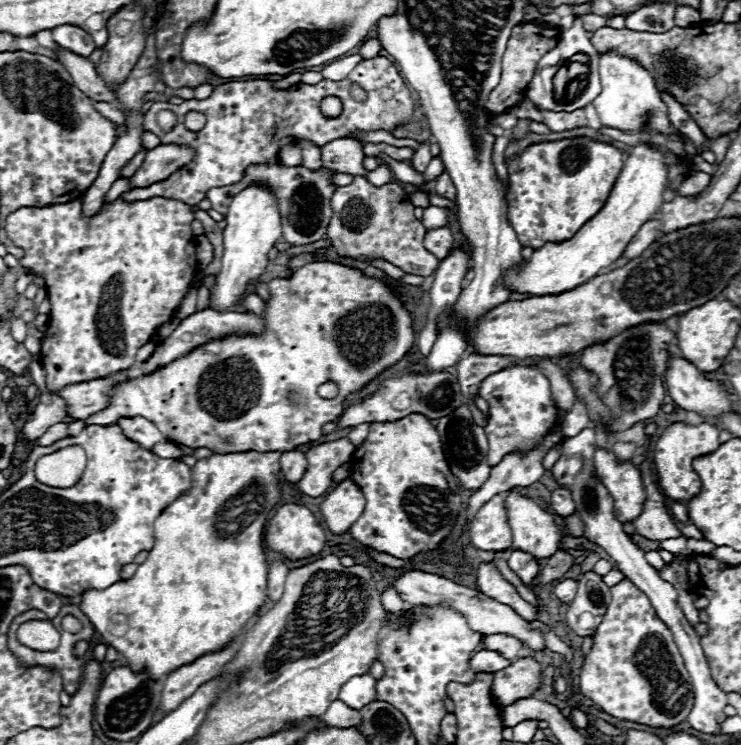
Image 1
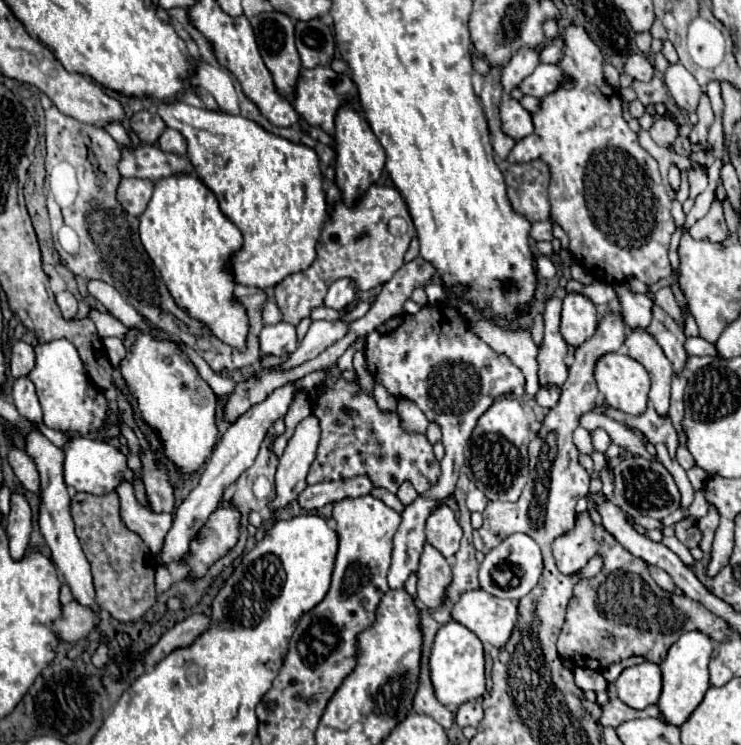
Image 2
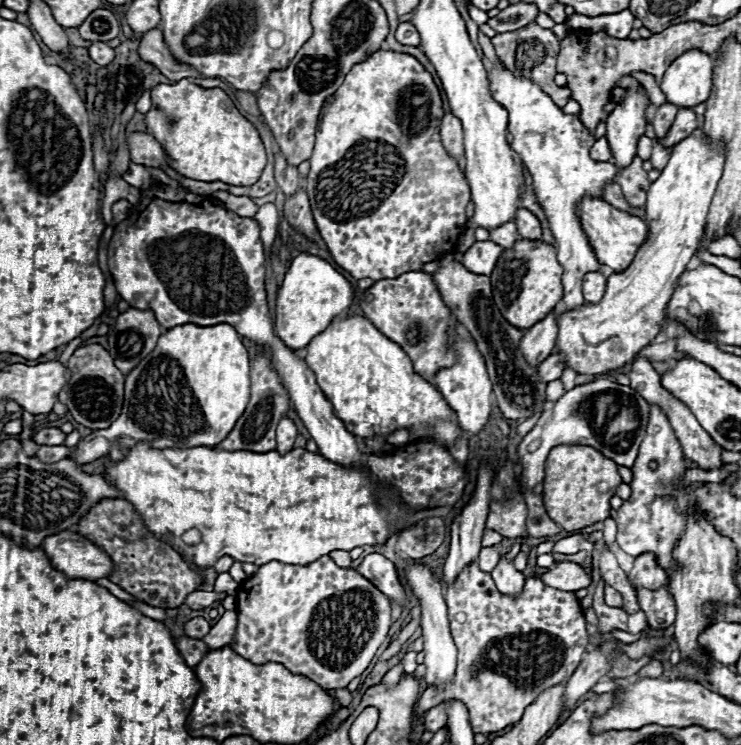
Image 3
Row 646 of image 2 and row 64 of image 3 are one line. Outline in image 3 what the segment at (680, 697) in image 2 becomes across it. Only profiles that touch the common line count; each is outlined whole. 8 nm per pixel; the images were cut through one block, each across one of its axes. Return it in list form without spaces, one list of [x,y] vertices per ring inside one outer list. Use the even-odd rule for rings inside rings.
[[[690,50],[678,56],[660,82],[666,100],[678,108],[694,108],[702,104],[712,90],[712,66],[714,60],[706,52]]]

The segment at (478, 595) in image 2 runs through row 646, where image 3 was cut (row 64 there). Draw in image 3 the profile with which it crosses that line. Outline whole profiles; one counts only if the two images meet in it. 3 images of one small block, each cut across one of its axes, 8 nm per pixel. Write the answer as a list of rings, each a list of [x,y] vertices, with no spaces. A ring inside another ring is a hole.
[[[496,62],[490,72],[490,90],[494,100],[508,110],[508,132],[514,138],[510,146],[522,158],[522,164],[534,180],[532,186],[536,200],[550,222],[550,230],[556,238],[558,262],[564,268],[562,300],[566,302],[568,310],[574,310],[582,306],[580,284],[584,274],[600,272],[602,266],[596,260],[576,212],[584,198],[602,198],[606,184],[614,182],[618,168],[612,162],[596,162],[588,156],[596,138],[588,132],[588,128],[582,126],[578,116],[564,114],[532,80],[516,78],[500,62]]]

